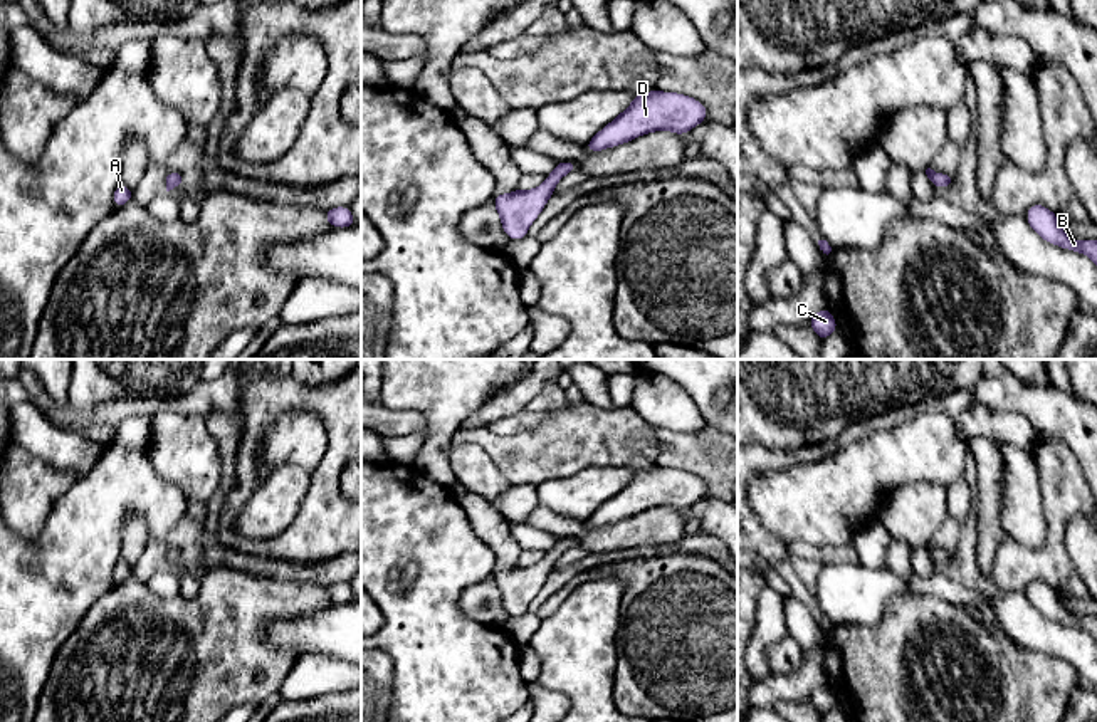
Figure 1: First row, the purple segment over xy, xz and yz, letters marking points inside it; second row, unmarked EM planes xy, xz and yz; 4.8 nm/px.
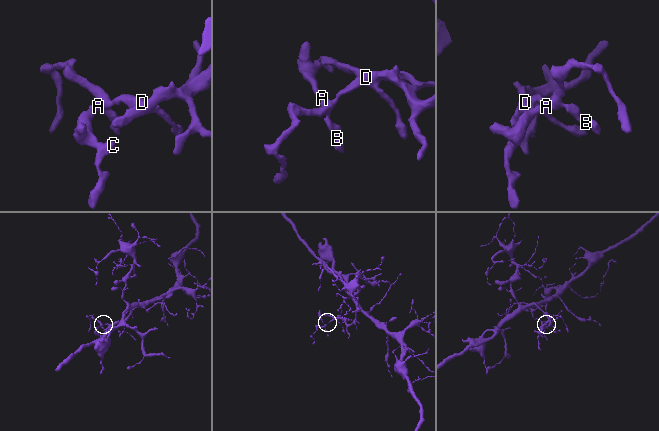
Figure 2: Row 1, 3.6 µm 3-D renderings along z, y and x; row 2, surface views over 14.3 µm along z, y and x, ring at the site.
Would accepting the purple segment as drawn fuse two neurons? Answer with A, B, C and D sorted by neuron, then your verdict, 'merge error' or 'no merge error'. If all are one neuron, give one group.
groups A B C D; no merge error

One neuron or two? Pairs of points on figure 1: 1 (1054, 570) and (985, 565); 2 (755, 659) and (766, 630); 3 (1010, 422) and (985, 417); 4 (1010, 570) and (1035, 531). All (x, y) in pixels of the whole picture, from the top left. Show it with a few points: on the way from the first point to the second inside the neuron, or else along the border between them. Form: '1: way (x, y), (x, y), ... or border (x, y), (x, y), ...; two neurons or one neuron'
1: border (1007, 536), (997, 549), (992, 576); two neurons
2: way (756, 652), (763, 637); one neuron
3: way (1003, 422), (992, 422); one neuron
4: border (1047, 516), (1047, 539), (1039, 548), (1008, 538); two neurons

